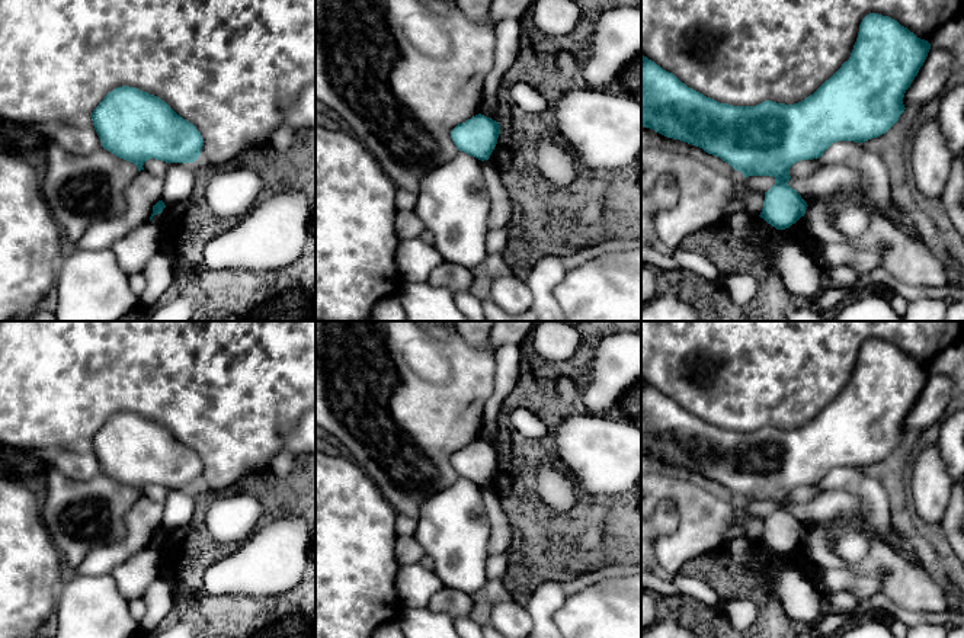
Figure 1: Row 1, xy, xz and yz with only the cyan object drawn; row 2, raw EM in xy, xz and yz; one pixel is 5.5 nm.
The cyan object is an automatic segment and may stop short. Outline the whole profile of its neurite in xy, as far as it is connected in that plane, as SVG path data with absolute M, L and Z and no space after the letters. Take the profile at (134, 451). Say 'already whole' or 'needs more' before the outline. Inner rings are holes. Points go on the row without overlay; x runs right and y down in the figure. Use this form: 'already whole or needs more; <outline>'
already whole; M137 413L109 417L92 439L102 472L134 488L138 497L150 484L166 488L195 488L204 464L193 449L177 440L160 423Z

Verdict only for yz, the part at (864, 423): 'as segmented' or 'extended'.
as segmented

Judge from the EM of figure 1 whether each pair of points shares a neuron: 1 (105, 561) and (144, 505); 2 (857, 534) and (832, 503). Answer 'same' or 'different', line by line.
1: same
2: same

